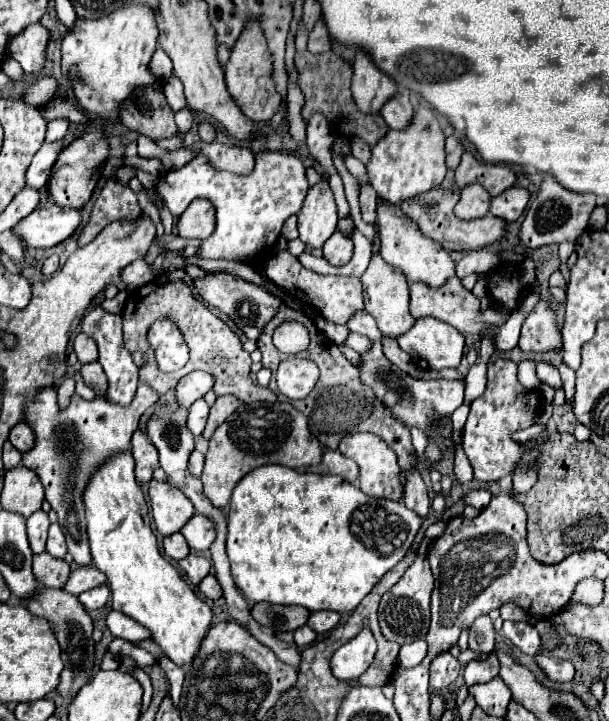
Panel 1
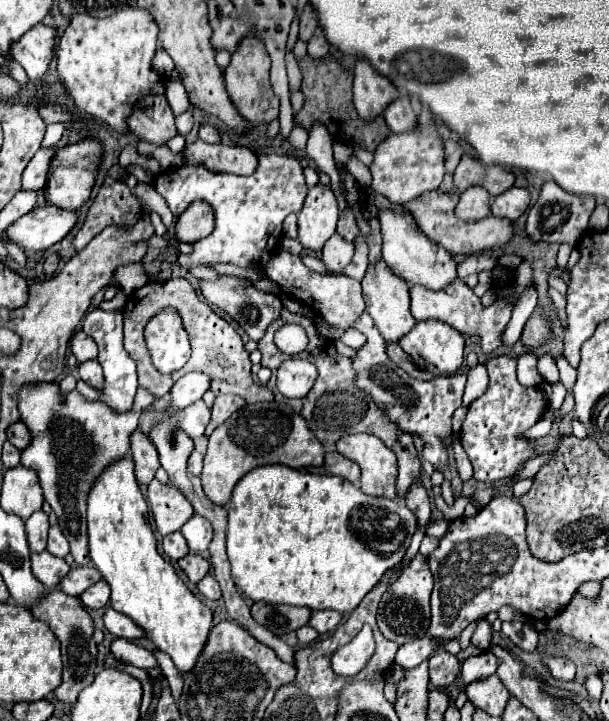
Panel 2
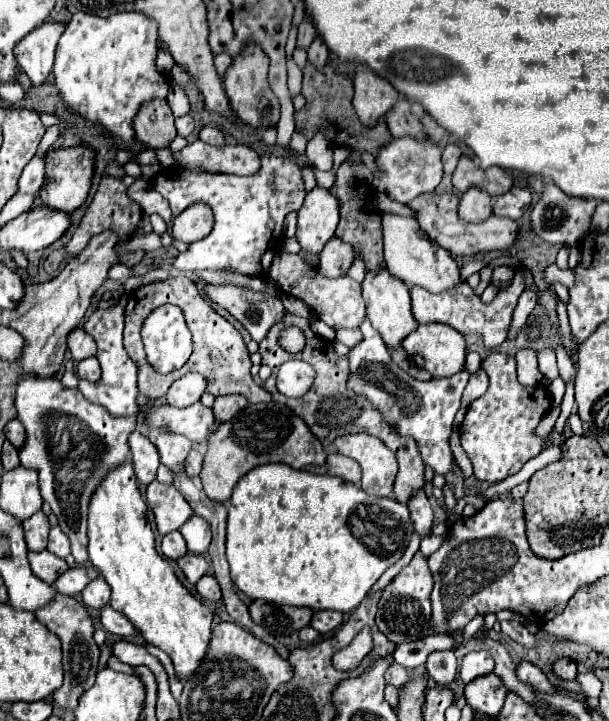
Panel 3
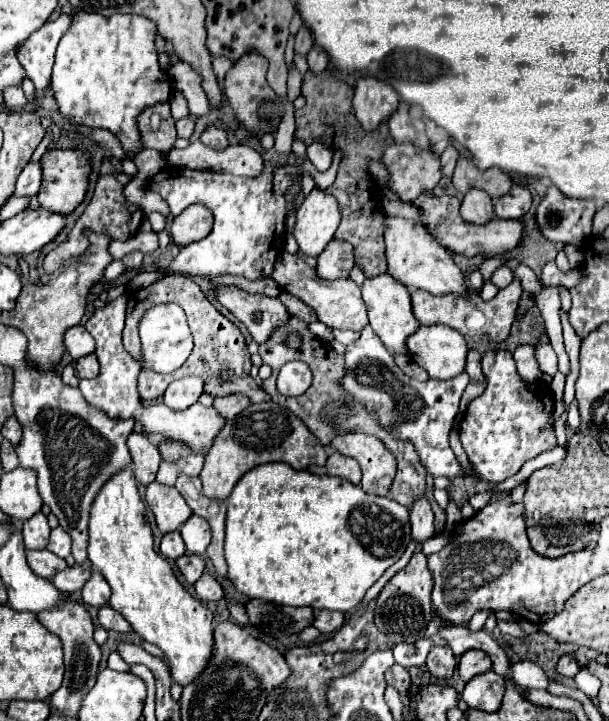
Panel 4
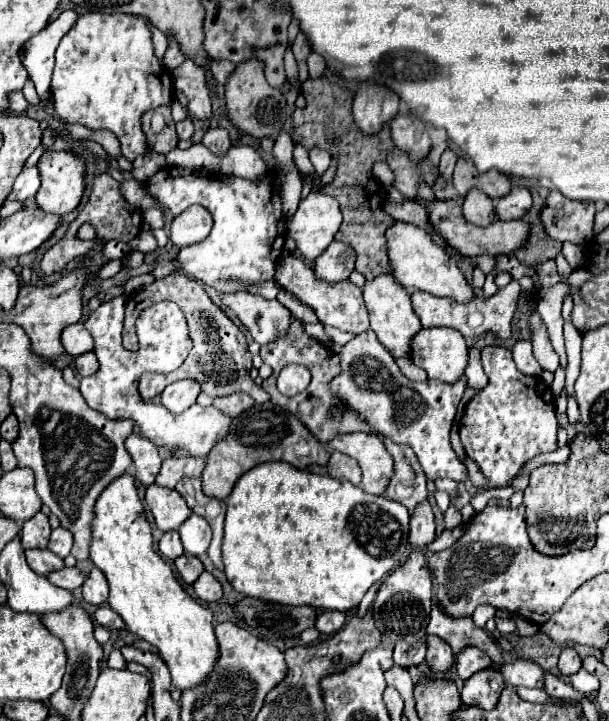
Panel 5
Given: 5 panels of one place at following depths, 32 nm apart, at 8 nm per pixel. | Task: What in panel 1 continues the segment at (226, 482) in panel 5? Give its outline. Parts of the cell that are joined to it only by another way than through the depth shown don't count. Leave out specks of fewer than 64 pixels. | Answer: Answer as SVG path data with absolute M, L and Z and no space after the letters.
M256 402L240 406L224 424L216 428L210 438L210 448L206 452L206 462L202 470L202 484L206 498L218 506L226 508L230 494L238 480L250 470L264 464L282 464L288 468L318 466L322 462L322 446L316 436L310 434L308 422L302 412L296 412L288 402Z

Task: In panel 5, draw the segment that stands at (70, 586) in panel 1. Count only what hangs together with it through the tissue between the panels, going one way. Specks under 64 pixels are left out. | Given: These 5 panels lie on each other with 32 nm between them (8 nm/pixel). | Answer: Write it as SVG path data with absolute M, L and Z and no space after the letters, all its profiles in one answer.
M62 568L62 570L54 570L48 574L48 580L54 584L54 586L60 586L60 588L66 588L66 590L76 590L82 586L84 582L84 574L80 572L80 568Z

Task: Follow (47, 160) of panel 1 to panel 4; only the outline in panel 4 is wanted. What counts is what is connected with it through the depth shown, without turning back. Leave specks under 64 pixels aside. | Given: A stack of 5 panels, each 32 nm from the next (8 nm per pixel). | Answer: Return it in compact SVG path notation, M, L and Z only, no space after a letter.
M38 162L36 164L26 164L22 174L18 176L14 196L34 196L34 194L38 194L40 182L42 182L40 164Z

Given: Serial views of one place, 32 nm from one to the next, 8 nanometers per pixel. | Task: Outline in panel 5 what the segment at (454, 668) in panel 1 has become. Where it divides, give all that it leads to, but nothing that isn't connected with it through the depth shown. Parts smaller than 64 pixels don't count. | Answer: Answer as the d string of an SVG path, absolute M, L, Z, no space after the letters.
M426 636L426 642L428 642L428 650L426 650L426 662L430 666L430 670L434 674L442 674L446 676L448 674L448 668L454 660L454 654L452 654L452 648L448 648L448 642L444 642L440 636Z

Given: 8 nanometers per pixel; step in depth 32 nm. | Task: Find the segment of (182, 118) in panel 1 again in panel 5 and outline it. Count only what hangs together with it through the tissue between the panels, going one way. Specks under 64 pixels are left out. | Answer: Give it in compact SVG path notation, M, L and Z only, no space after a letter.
M186 118L186 120L178 122L178 124L176 124L176 132L178 132L178 138L180 138L180 140L190 140L192 134L194 134L194 124L192 124L192 120Z

